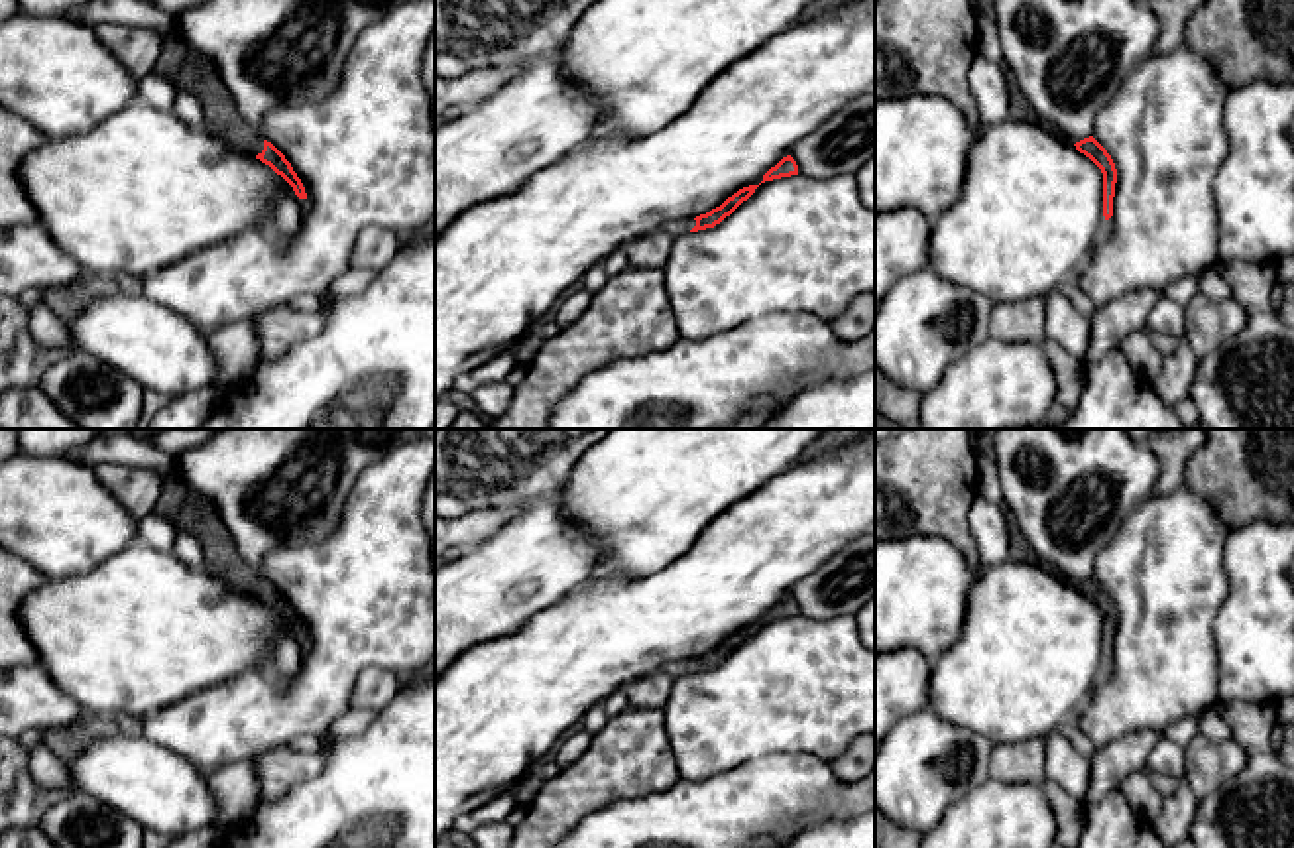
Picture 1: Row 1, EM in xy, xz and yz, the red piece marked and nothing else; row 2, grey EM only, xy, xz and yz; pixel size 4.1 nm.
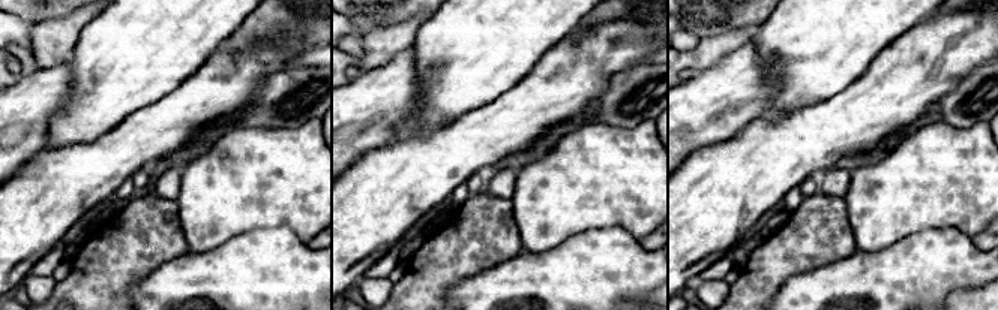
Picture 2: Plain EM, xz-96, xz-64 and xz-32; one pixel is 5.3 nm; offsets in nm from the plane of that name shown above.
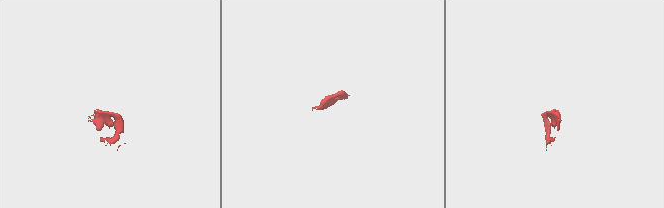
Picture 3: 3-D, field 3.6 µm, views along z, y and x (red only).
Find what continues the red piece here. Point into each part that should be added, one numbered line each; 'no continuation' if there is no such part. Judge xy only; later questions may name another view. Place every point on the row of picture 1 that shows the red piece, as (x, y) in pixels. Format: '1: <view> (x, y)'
1: xy (179, 61)

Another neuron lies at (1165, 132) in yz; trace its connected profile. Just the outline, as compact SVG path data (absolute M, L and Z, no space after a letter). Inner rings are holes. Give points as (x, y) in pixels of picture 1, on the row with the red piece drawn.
M1184 43L1170 53L1145 57L1125 79L1117 94L1097 114L1093 138L1107 150L1117 169L1113 216L1093 250L1080 266L1076 283L1093 307L1143 287L1164 289L1172 281L1202 270L1217 268L1215 177L1227 155L1223 126L1227 91L1209 61Z

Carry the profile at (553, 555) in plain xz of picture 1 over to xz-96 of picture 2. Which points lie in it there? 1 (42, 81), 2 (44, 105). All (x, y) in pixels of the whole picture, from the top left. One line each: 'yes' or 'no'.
1: yes
2: yes

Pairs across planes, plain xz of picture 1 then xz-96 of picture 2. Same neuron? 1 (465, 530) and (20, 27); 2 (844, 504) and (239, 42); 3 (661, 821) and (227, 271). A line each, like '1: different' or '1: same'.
1: different
2: different
3: same

